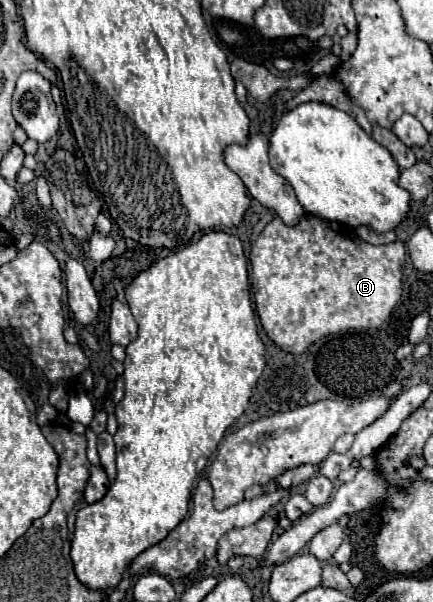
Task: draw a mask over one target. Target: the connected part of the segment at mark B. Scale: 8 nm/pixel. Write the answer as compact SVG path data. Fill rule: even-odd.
M303 216L299 226L291 228L291 226L285 226L279 218L273 218L265 230L259 234L257 242L251 246L251 254L249 254L249 262L251 262L251 290L253 290L253 298L255 298L255 306L257 306L257 314L259 314L259 308L261 308L261 326L263 330L267 332L267 336L285 352L291 352L291 354L301 354L305 352L313 342L317 342L319 338L323 336L329 336L329 334L341 334L341 332L347 332L347 330L361 330L361 328L377 328L379 324L383 324L389 314L393 312L395 304L399 302L401 298L401 268L403 268L403 262L405 262L405 246L403 242L393 242L393 244L385 244L385 246L373 246L373 244L367 244L363 242L349 226L343 226L343 224L335 224L335 222L329 222L329 220L323 220L323 218L317 218L317 216Z

